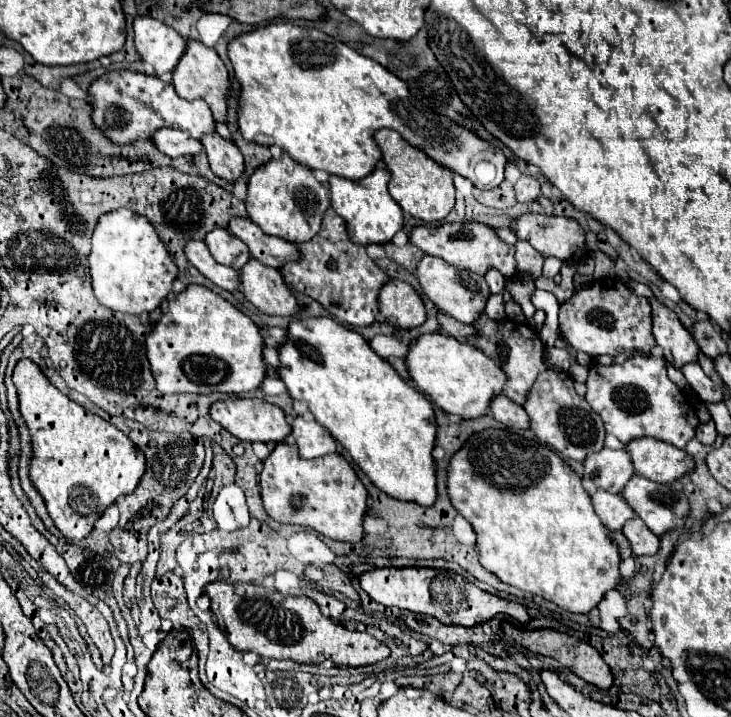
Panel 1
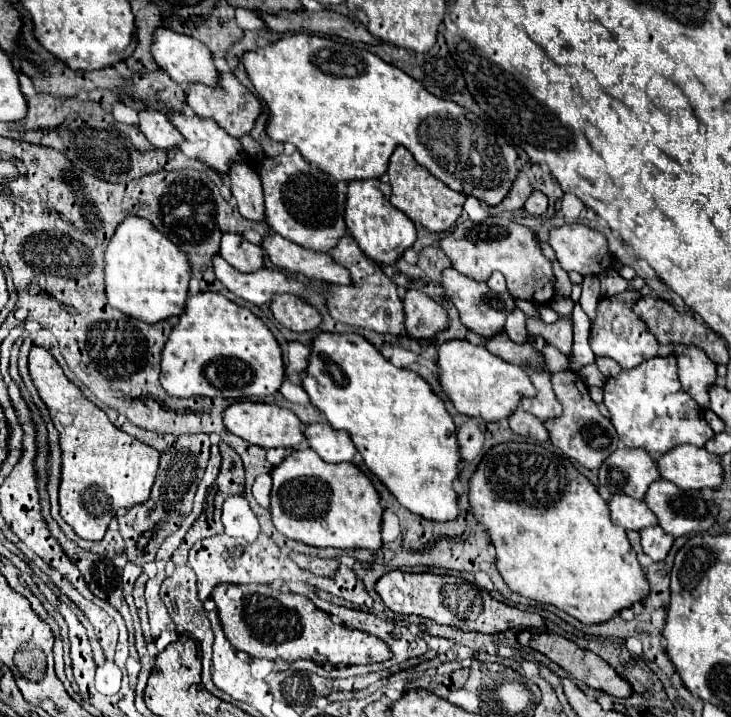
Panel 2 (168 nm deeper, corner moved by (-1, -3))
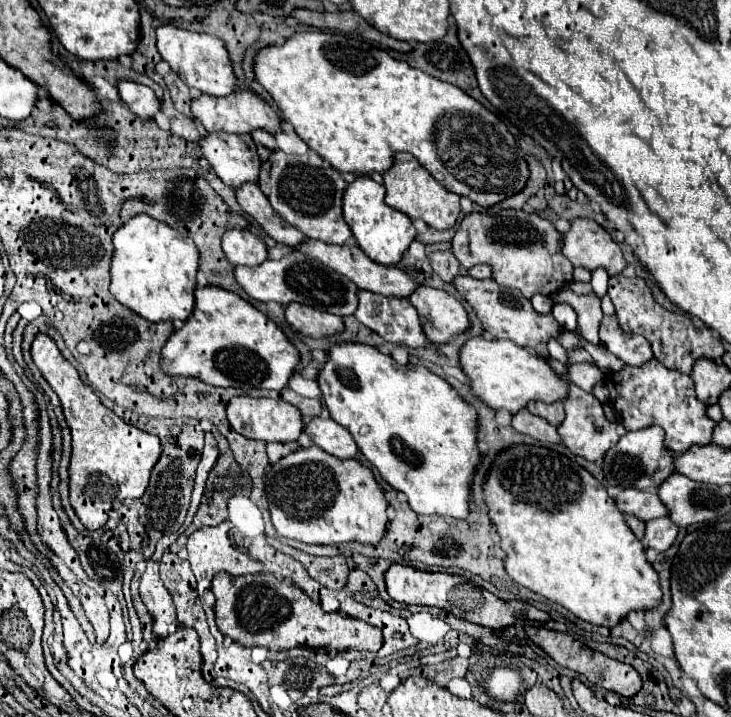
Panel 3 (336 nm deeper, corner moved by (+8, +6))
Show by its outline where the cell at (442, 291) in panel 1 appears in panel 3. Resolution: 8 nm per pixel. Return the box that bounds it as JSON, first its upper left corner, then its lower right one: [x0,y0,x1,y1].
[454,273,562,357]

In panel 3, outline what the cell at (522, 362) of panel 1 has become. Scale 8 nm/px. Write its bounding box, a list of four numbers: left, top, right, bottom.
[528,401,564,425]

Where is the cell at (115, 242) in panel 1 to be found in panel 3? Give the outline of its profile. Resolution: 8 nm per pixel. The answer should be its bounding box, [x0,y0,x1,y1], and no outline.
[110,215,198,323]

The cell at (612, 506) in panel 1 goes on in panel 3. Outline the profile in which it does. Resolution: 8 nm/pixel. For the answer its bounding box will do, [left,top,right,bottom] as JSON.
[616,489,670,521]

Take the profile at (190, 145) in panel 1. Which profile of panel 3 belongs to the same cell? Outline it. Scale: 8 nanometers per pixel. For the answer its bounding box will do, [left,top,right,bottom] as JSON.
[118,81,160,119]

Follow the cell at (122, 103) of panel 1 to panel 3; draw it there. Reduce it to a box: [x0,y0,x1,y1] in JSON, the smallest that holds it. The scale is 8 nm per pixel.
[200,133,260,189]

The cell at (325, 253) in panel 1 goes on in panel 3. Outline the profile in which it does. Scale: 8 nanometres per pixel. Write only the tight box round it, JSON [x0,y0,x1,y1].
[356,291,430,347]

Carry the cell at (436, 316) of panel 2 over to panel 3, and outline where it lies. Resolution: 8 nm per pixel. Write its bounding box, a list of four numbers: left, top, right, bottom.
[410,285,470,343]

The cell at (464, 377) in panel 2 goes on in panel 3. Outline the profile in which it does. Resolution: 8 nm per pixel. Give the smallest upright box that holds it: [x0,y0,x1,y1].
[460,339,568,413]

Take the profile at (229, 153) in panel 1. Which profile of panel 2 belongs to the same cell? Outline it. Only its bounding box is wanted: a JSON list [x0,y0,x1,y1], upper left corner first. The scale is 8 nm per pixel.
[229,162,263,220]

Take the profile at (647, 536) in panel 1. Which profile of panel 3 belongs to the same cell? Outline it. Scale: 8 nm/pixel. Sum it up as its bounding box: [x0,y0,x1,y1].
[646,517,678,551]

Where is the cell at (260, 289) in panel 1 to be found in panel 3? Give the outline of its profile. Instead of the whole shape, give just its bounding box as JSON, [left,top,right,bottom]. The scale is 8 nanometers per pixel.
[286,303,344,337]

